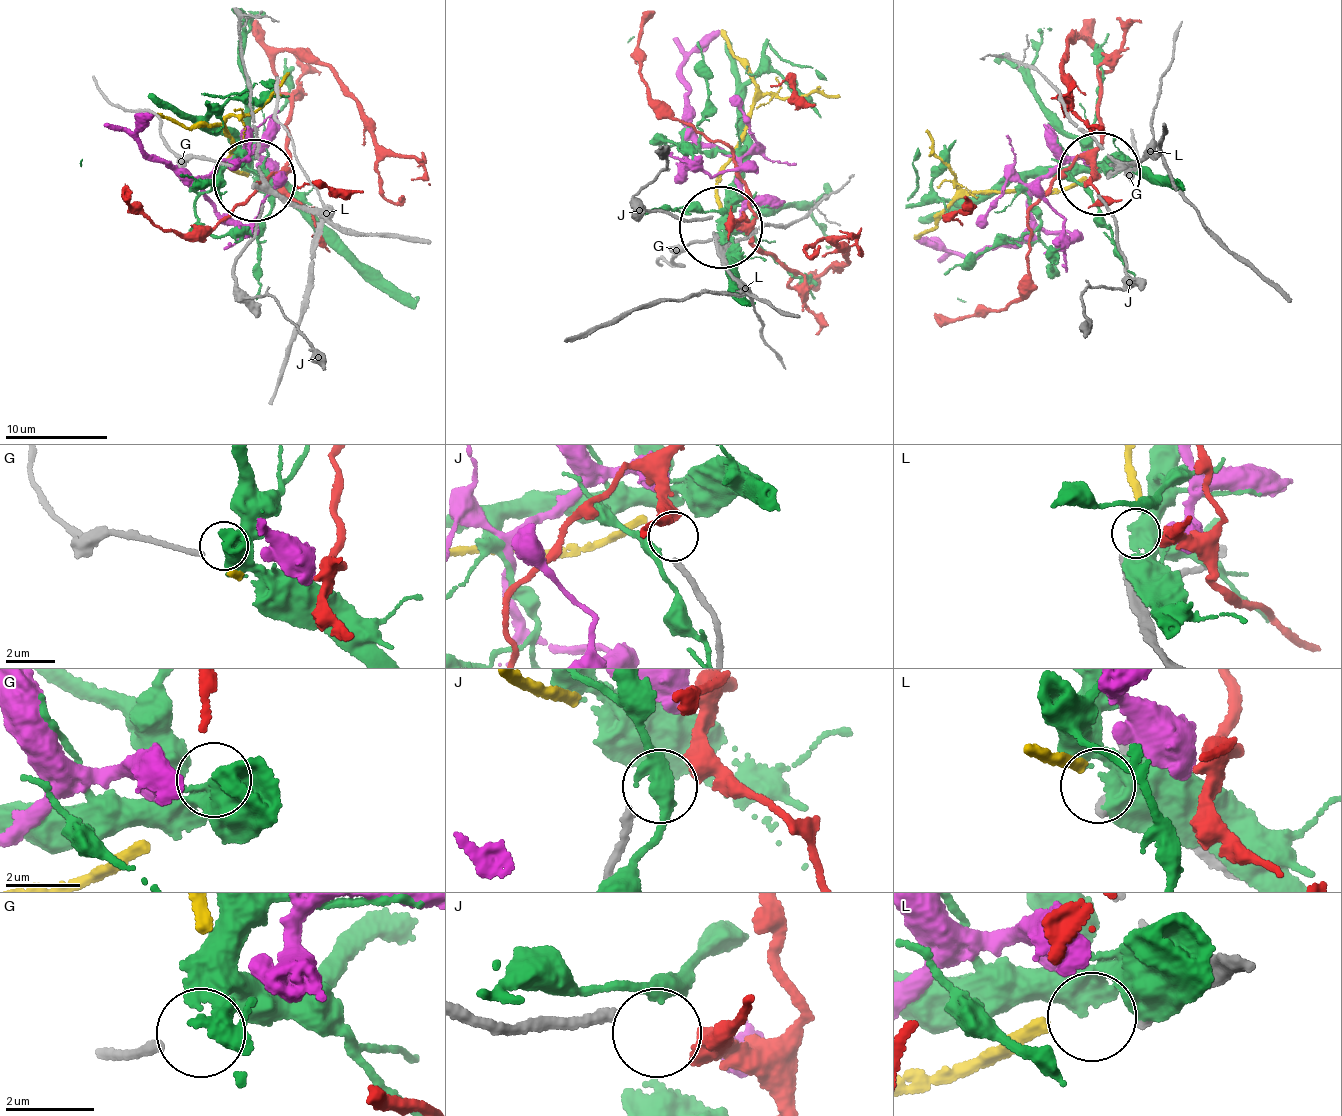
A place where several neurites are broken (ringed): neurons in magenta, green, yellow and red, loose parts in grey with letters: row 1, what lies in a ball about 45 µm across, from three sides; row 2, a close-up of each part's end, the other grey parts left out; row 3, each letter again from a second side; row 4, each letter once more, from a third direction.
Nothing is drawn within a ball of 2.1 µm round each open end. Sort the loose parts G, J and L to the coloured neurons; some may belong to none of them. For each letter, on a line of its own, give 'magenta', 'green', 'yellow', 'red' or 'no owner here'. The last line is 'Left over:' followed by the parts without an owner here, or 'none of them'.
G: no owner here
J: red
L: yellow
Left over: G

